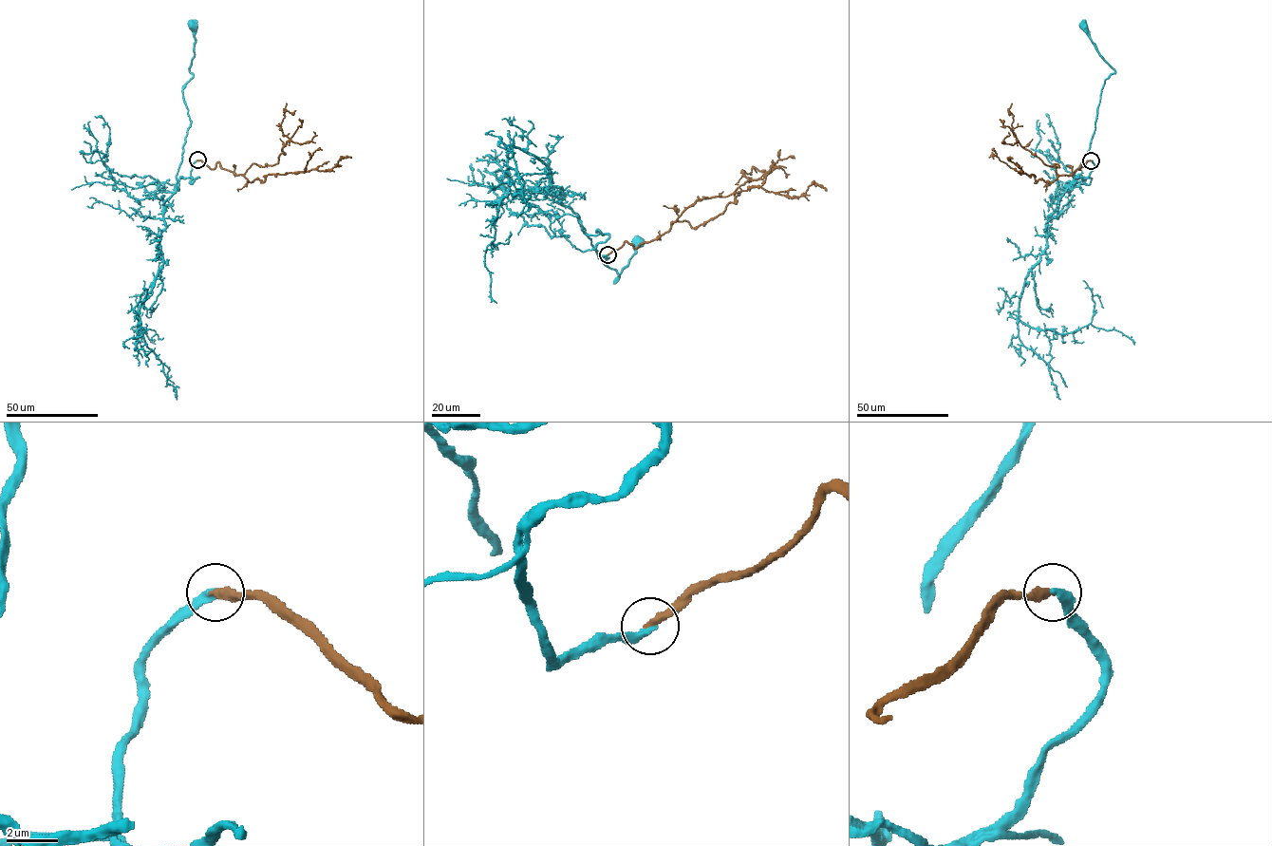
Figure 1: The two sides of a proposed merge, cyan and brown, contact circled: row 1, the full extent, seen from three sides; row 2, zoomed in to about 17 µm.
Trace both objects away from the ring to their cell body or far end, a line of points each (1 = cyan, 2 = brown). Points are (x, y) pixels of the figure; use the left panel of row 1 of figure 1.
1: (197, 160), (190, 178), (198, 178), (181, 177), (178, 190), (192, 26)
2: (197, 160), (213, 169), (218, 162), (252, 182), (264, 181), (272, 174), (330, 171), (341, 158), (351, 158)

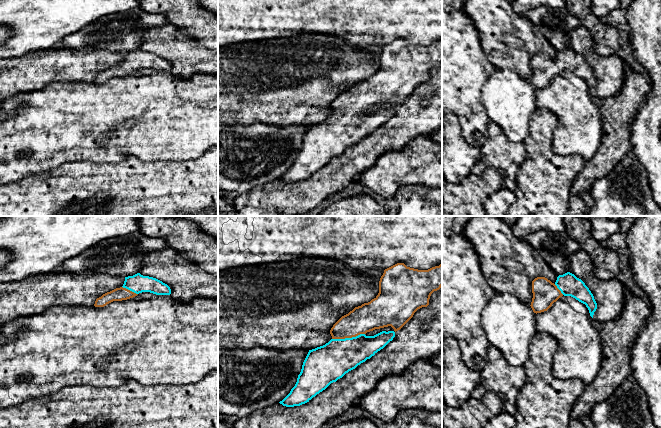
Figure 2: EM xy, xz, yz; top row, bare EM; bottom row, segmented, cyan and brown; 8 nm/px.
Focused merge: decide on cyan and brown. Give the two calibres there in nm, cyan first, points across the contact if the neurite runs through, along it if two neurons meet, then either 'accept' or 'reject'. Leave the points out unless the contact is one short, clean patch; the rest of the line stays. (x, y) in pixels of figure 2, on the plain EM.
300/220 nm | accept

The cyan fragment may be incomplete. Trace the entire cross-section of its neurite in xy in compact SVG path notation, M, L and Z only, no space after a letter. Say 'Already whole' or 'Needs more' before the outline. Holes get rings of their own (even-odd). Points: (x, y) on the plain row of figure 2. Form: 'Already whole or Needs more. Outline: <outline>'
Needs more. Outline: M137 49L133 52L125 53L122 63L116 64L97 74L94 82L104 83L113 77L127 76L142 68L150 68L156 71L170 71L171 65L167 60L156 54Z

